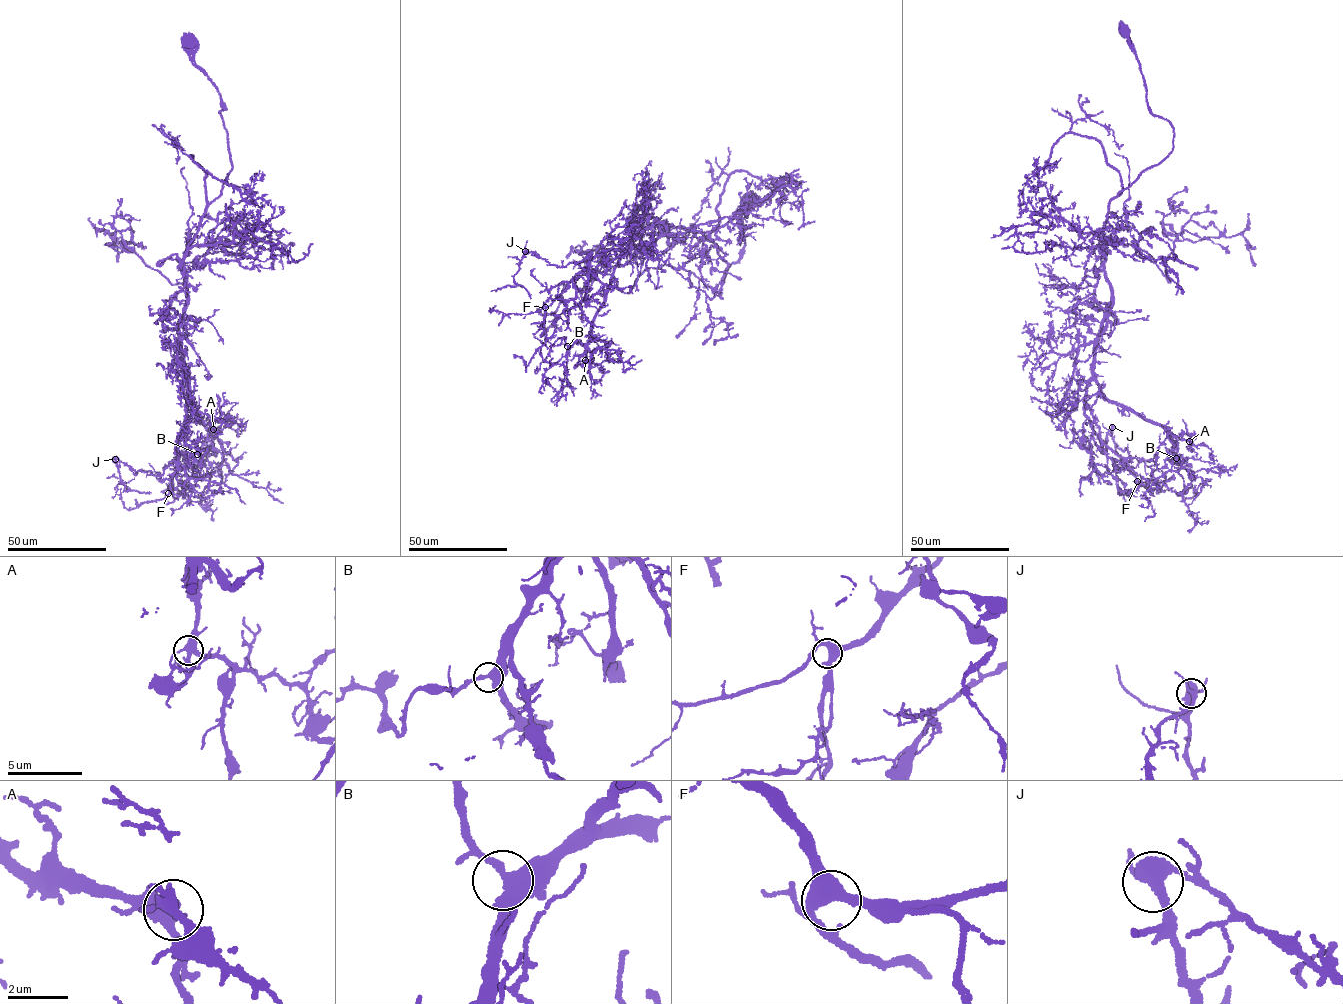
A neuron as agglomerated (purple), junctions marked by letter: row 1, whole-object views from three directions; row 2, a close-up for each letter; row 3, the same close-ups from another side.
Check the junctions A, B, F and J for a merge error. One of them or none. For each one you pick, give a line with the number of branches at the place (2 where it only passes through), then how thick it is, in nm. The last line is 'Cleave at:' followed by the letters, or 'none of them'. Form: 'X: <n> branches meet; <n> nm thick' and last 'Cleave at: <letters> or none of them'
J: 3 branches meet; 420 nm thick
Cleave at: J

